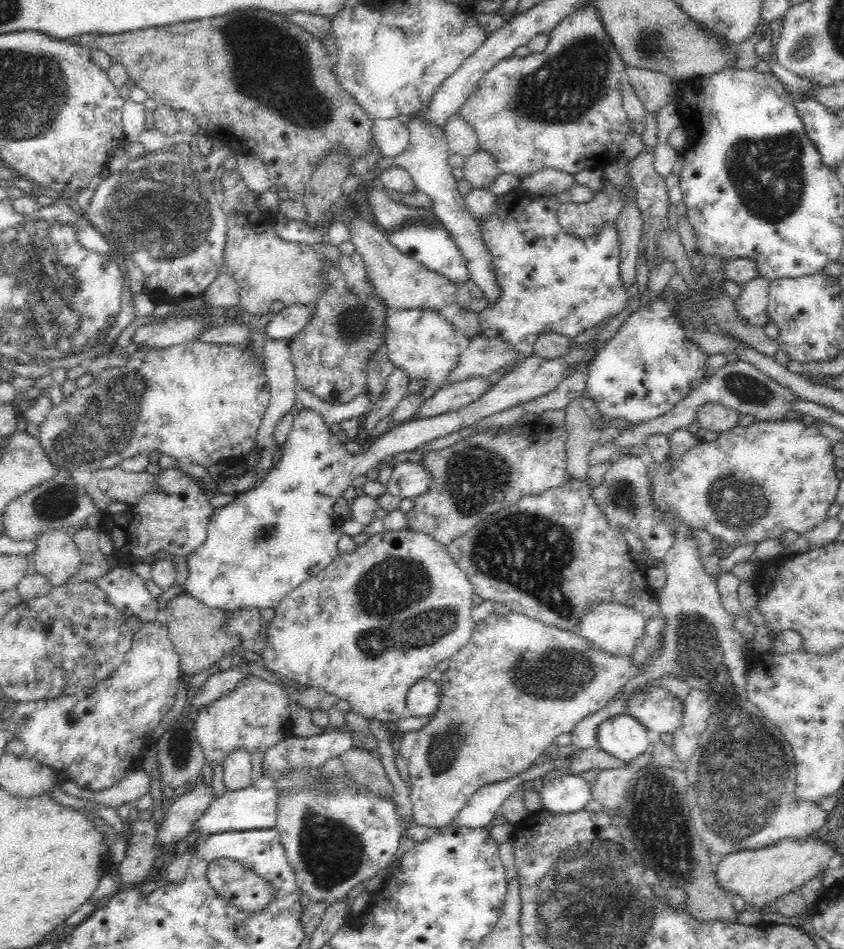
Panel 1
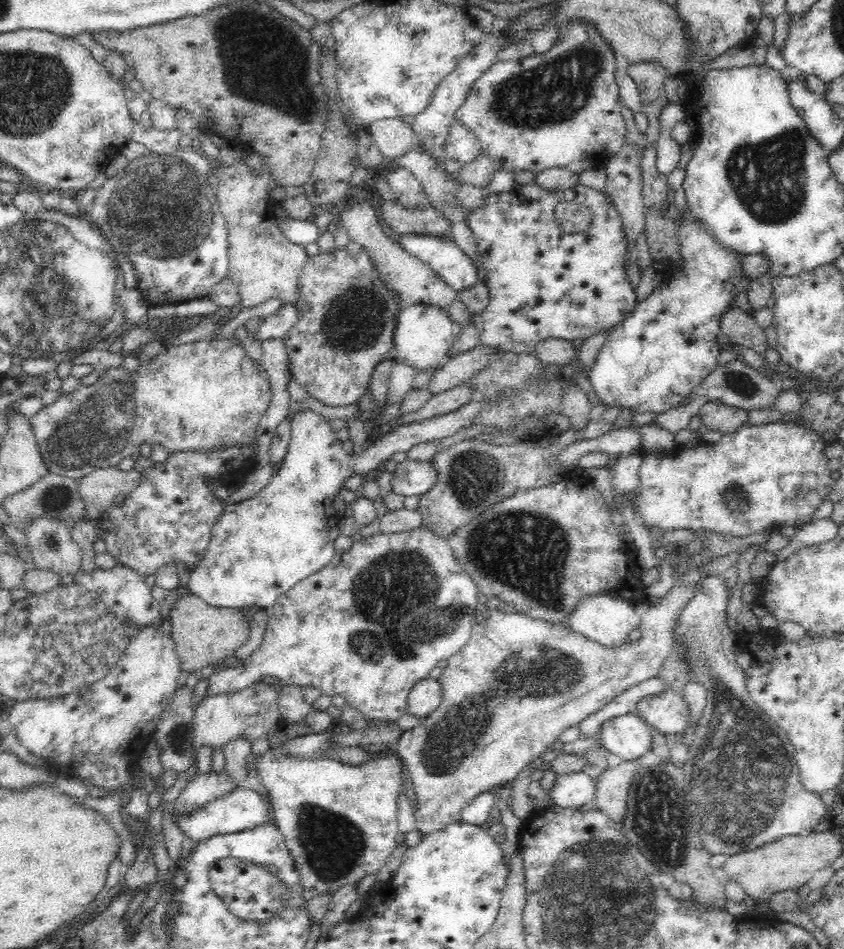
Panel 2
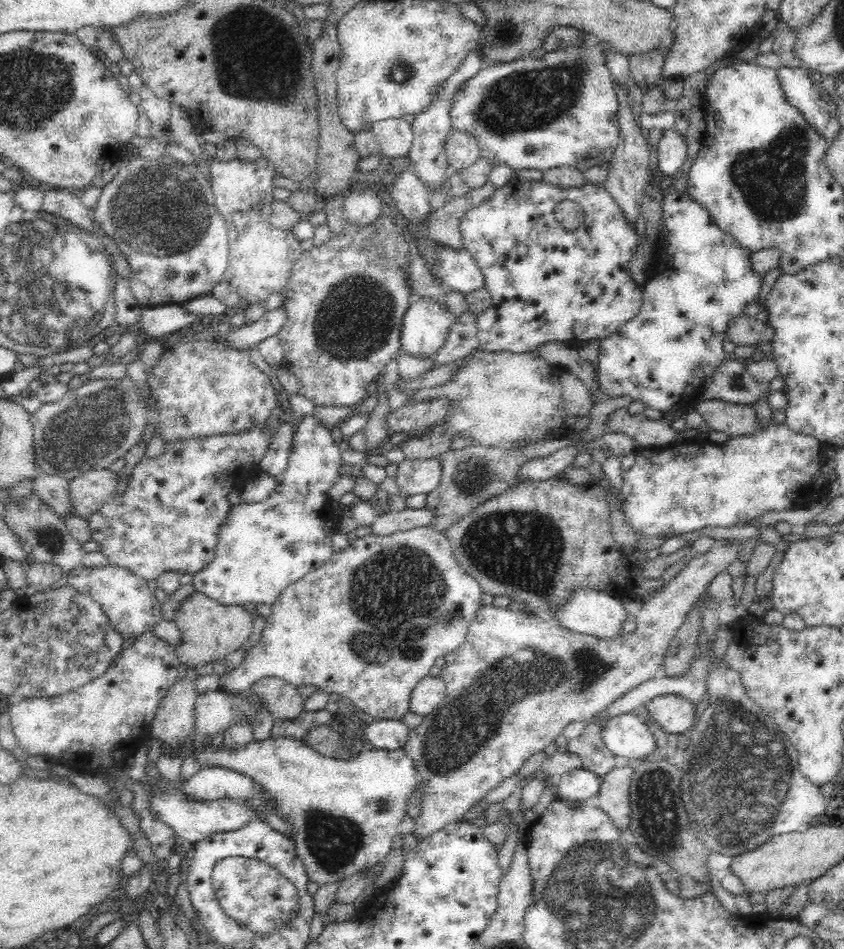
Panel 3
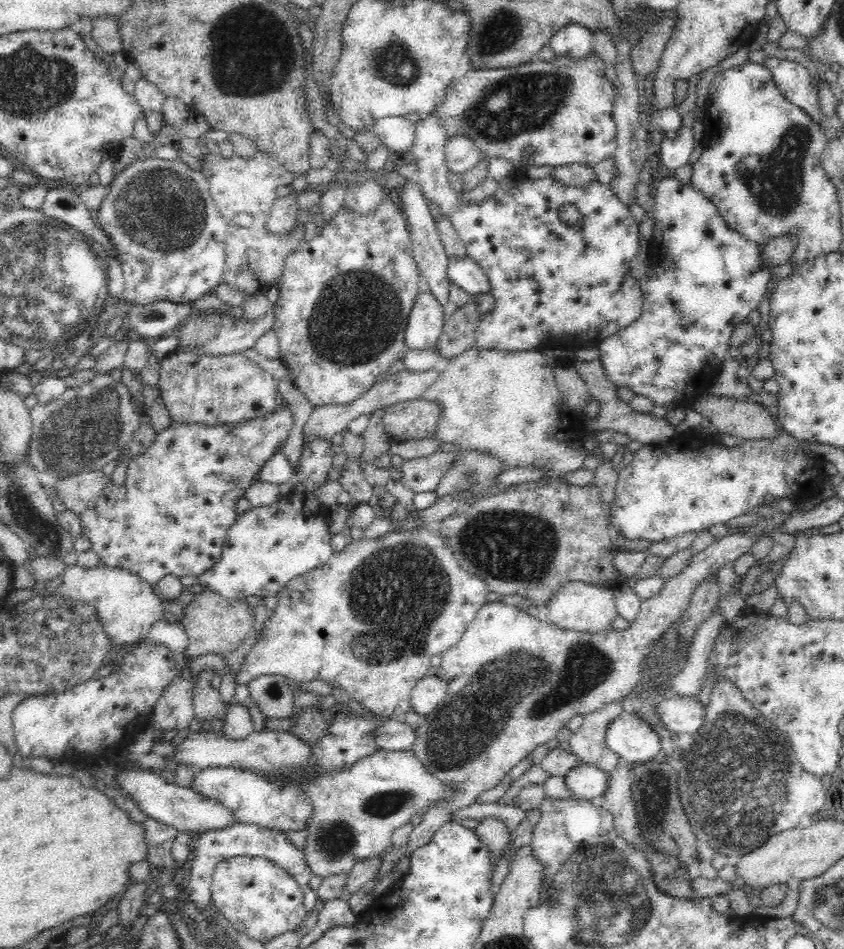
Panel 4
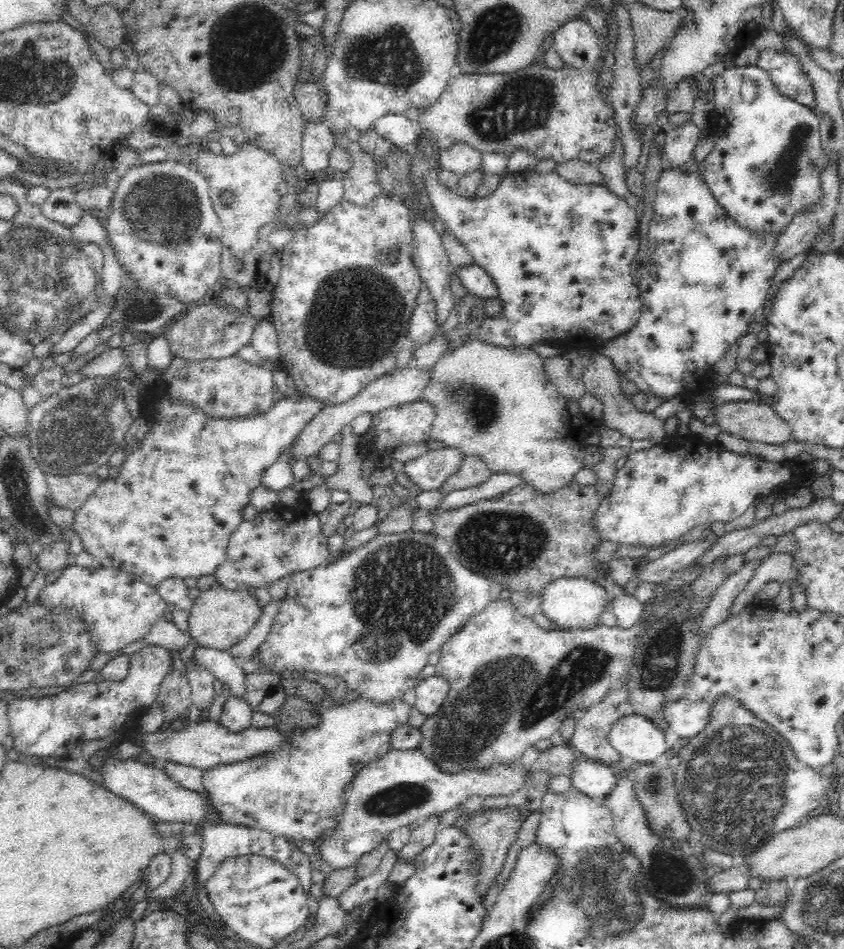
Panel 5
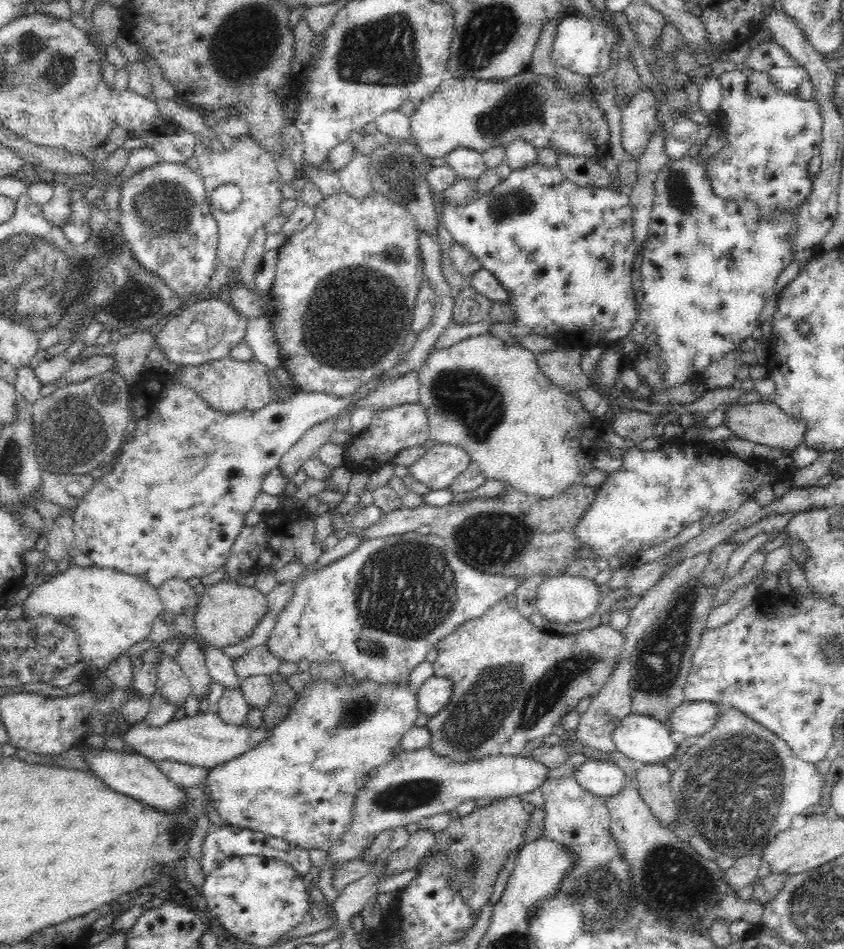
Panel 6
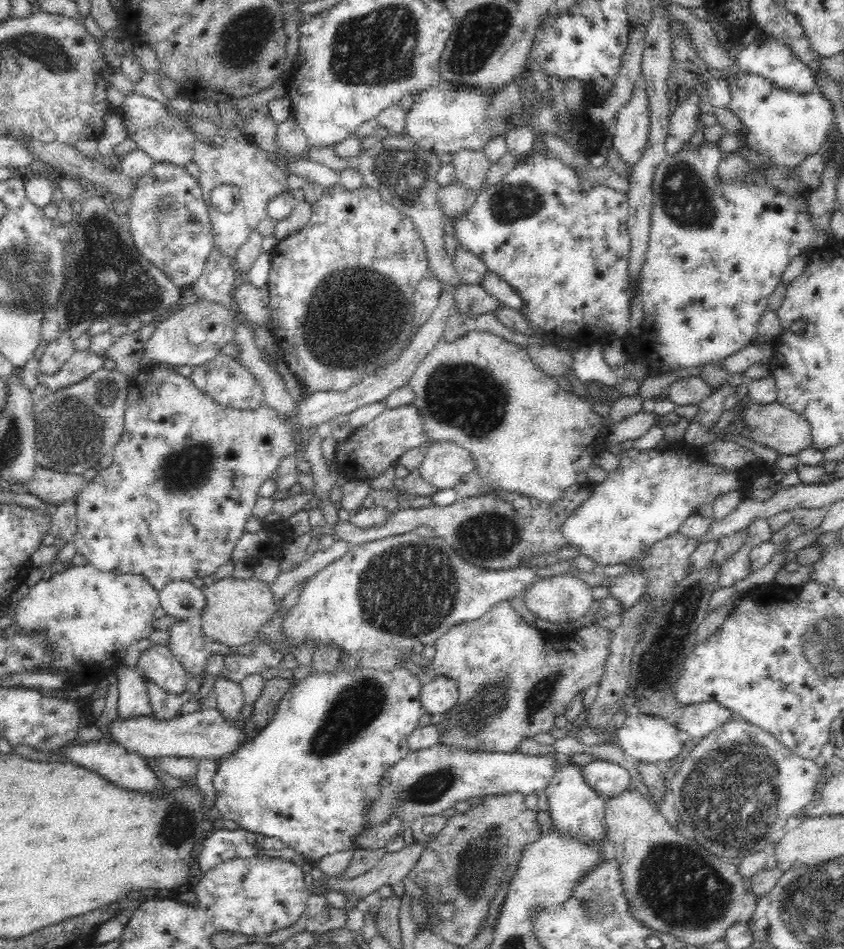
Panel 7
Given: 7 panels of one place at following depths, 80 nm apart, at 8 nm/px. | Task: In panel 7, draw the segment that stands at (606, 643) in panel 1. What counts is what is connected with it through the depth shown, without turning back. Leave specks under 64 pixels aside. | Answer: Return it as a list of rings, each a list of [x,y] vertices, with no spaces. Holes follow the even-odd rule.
[[[569,574],[538,579],[525,594],[525,605],[535,616],[561,624],[584,617],[595,600],[592,586]]]

